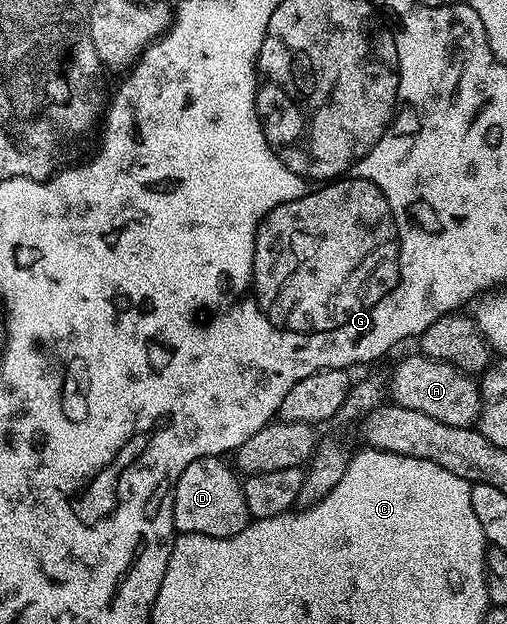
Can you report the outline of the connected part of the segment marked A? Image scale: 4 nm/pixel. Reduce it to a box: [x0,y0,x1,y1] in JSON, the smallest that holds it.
[387,352,481,427]

